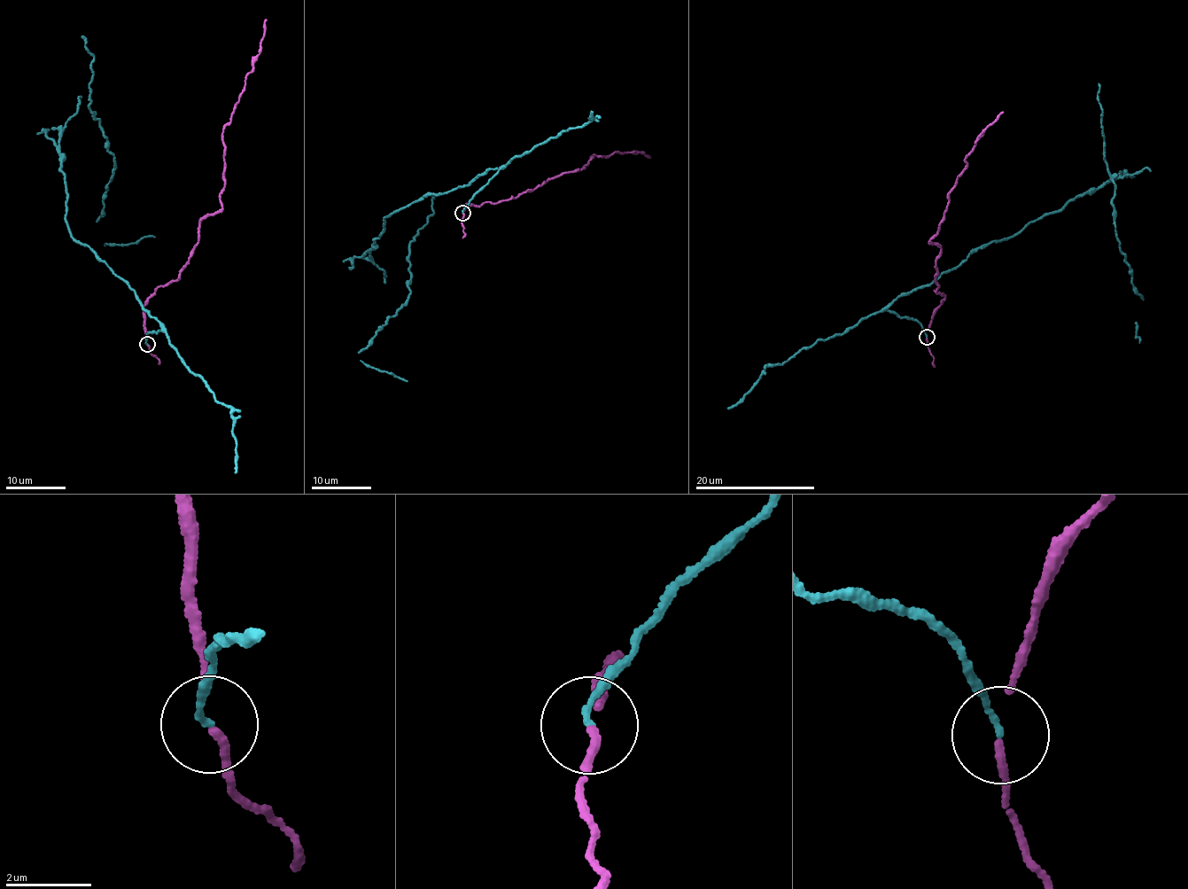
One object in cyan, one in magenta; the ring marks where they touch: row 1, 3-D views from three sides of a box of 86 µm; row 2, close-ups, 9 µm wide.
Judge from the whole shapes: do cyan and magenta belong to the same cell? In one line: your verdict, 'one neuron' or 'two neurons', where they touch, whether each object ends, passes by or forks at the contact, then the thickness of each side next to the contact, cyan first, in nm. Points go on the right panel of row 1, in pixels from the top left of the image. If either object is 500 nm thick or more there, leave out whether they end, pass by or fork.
two neurons | (927, 337) | cyan ends | magenta passes by | 120/130 nm

